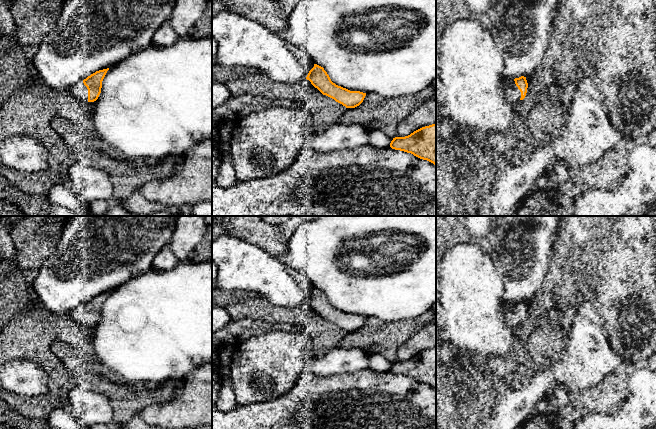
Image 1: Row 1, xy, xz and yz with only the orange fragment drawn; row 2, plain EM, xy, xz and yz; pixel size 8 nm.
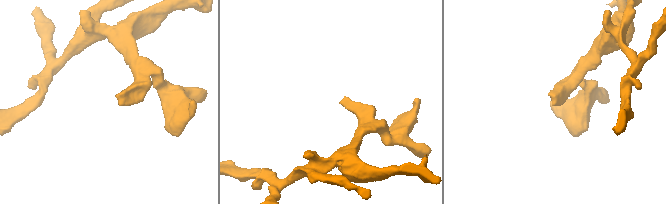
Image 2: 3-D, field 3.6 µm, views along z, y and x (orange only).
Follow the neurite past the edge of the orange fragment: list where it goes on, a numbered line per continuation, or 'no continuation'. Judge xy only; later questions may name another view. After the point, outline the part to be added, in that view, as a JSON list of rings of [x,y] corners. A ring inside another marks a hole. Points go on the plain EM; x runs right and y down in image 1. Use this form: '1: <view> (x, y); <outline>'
1: xy (79, 315); [[[80,305],[76,309],[70,312],[70,318],[79,323],[80,325],[88,325],[88,313],[84,309],[83,305]]]

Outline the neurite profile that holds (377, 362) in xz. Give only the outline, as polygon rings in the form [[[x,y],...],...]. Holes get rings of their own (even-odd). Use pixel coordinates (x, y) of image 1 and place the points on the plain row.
[[[372,354],[369,356],[369,369],[381,373],[390,371],[390,367],[393,364],[390,360],[381,354]]]

